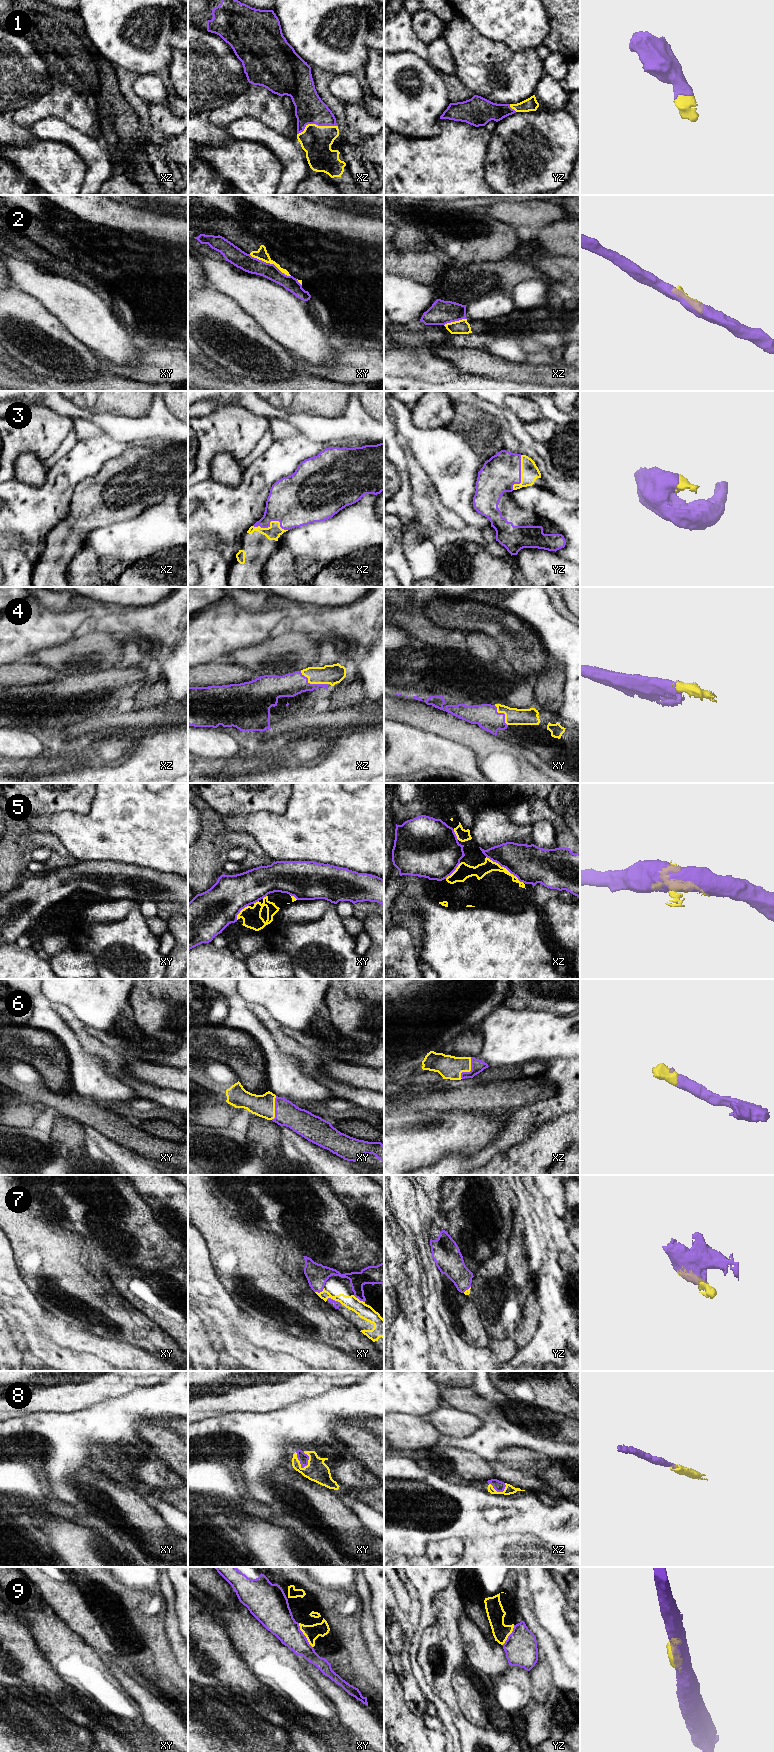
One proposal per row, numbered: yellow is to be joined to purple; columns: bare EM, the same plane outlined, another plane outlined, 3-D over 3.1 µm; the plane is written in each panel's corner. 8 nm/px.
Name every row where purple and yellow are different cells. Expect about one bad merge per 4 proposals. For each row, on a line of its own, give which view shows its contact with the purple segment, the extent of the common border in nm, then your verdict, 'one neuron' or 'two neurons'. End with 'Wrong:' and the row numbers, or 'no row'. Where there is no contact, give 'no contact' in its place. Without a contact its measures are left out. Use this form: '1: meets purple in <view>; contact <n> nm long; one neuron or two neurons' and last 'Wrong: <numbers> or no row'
1: meets purple in xz; contact 340 nm long; one neuron
2: meets purple in xy; contact 380 nm long; two neurons
3: meets purple in xz; contact 280 nm long; one neuron
4: meets purple in xz; contact 240 nm long; one neuron
5: meets purple in xz; contact 380 nm long; two neurons
6: meets purple in xz; contact 190 nm long; one neuron
7: meets purple in xy; contact 130 nm long; one neuron
8: meets purple in xy; contact 150 nm long; one neuron
9: meets purple in xy; contact 240 nm long; two neurons
Wrong: 2, 5, 9

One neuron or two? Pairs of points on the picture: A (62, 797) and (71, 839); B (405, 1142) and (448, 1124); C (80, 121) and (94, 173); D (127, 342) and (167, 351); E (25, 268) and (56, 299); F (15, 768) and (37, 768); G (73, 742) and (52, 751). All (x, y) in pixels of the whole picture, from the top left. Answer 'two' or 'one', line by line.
A: two
B: one
C: two
D: two
E: one
F: one
G: one

